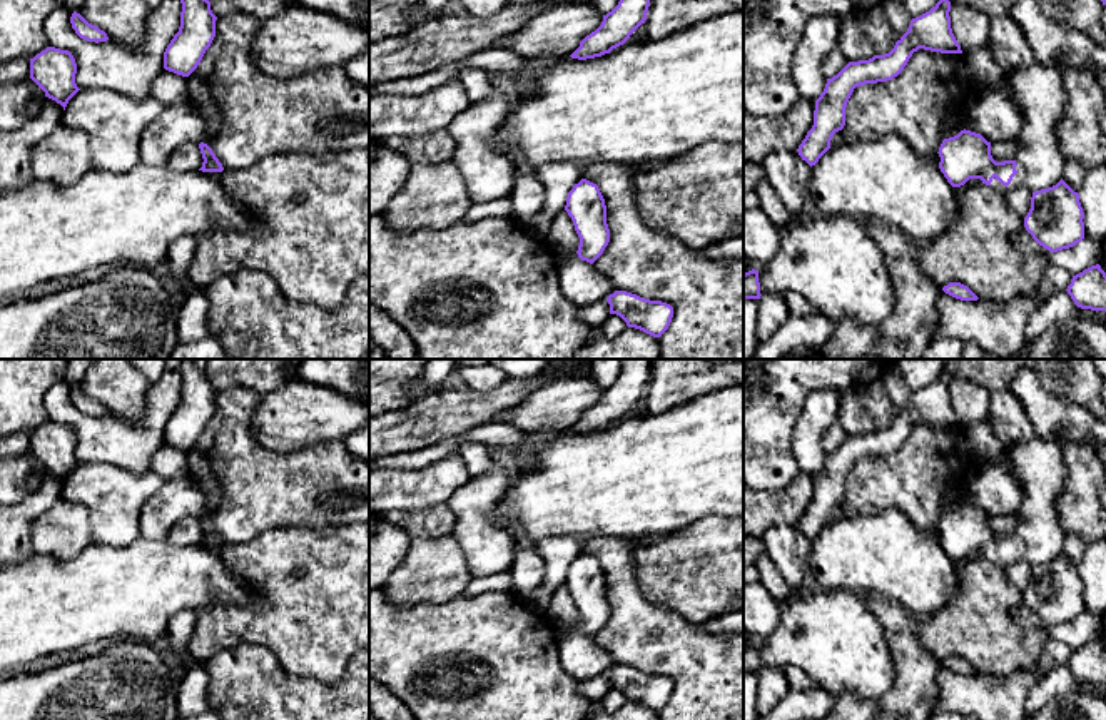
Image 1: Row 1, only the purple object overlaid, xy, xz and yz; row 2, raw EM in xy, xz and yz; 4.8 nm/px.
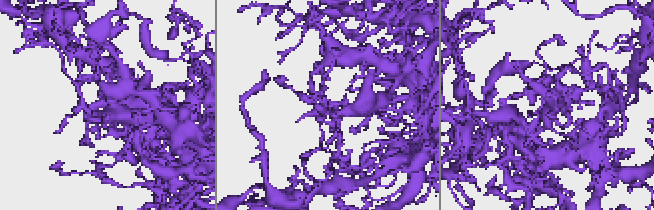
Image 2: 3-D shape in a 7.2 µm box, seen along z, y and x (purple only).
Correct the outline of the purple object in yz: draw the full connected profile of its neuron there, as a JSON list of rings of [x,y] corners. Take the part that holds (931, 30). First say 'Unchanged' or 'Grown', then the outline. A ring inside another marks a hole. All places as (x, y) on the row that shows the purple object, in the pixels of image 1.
Unchanged. [[[939,0],[929,12],[911,20],[907,32],[889,53],[849,62],[837,75],[827,79],[815,100],[814,125],[797,149],[802,160],[812,167],[830,149],[834,134],[845,125],[845,107],[855,87],[892,80],[919,48],[962,53],[951,28],[949,12],[951,2]]]

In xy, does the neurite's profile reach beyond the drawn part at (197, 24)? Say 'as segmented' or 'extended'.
as segmented

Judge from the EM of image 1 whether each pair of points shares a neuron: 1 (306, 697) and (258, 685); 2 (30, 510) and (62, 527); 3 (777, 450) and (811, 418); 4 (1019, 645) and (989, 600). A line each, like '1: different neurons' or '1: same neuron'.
1: same neuron
2: different neurons
3: different neurons
4: same neuron

